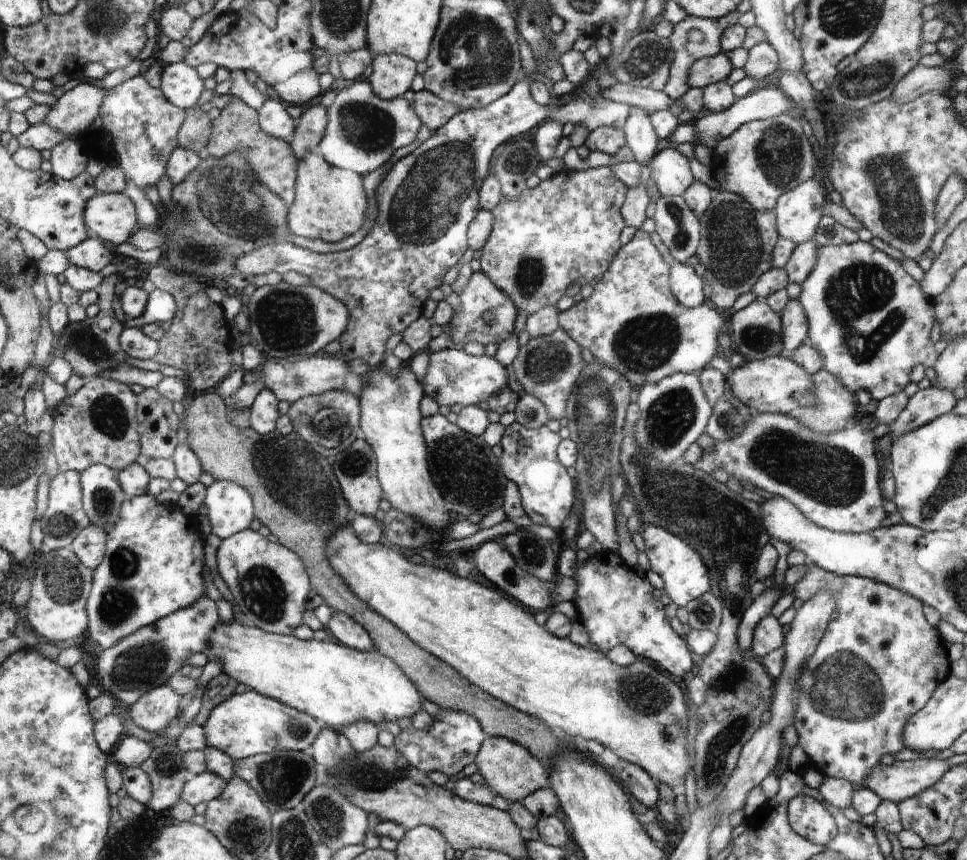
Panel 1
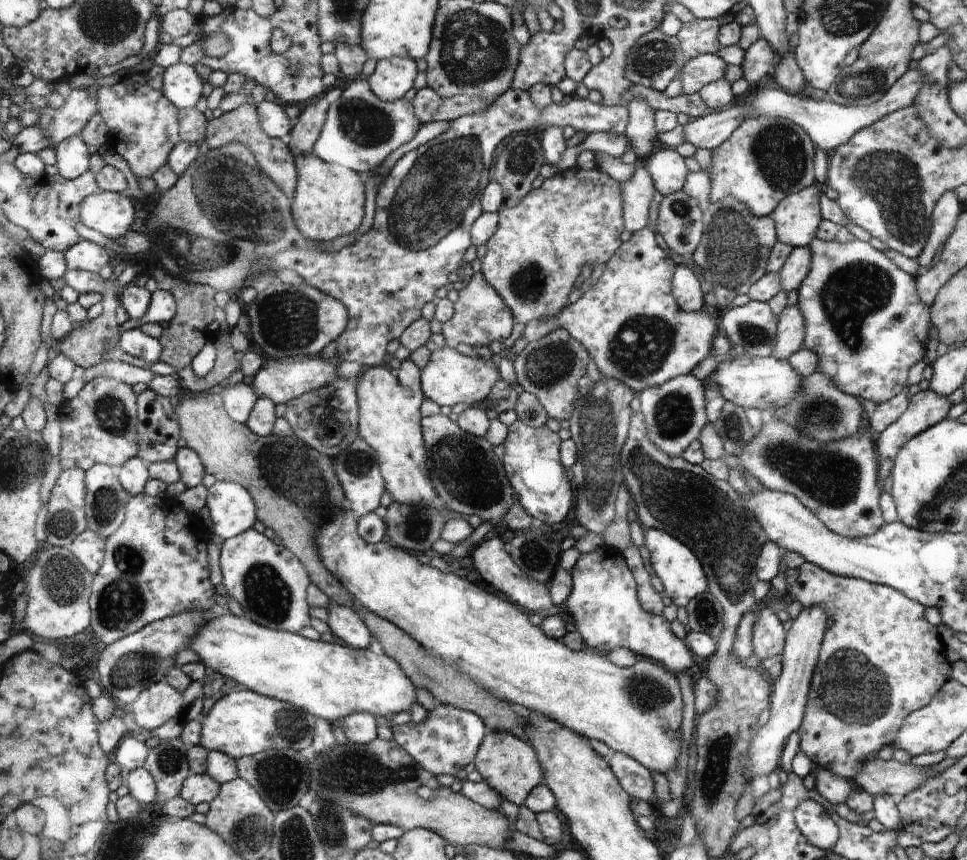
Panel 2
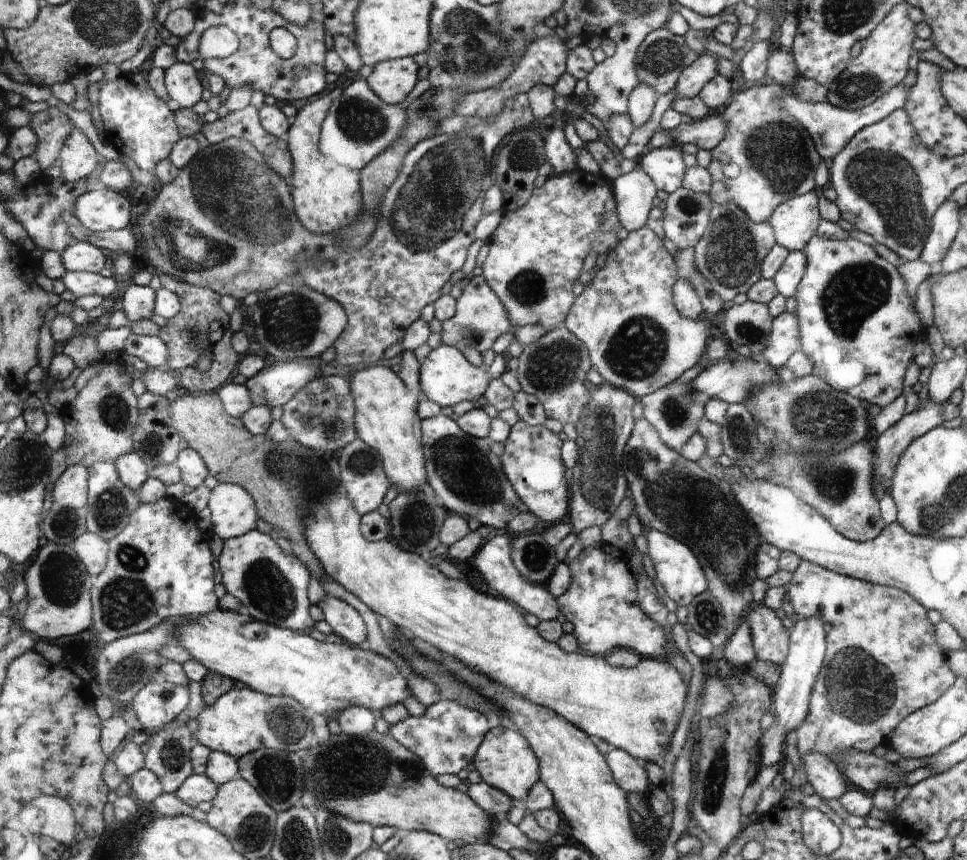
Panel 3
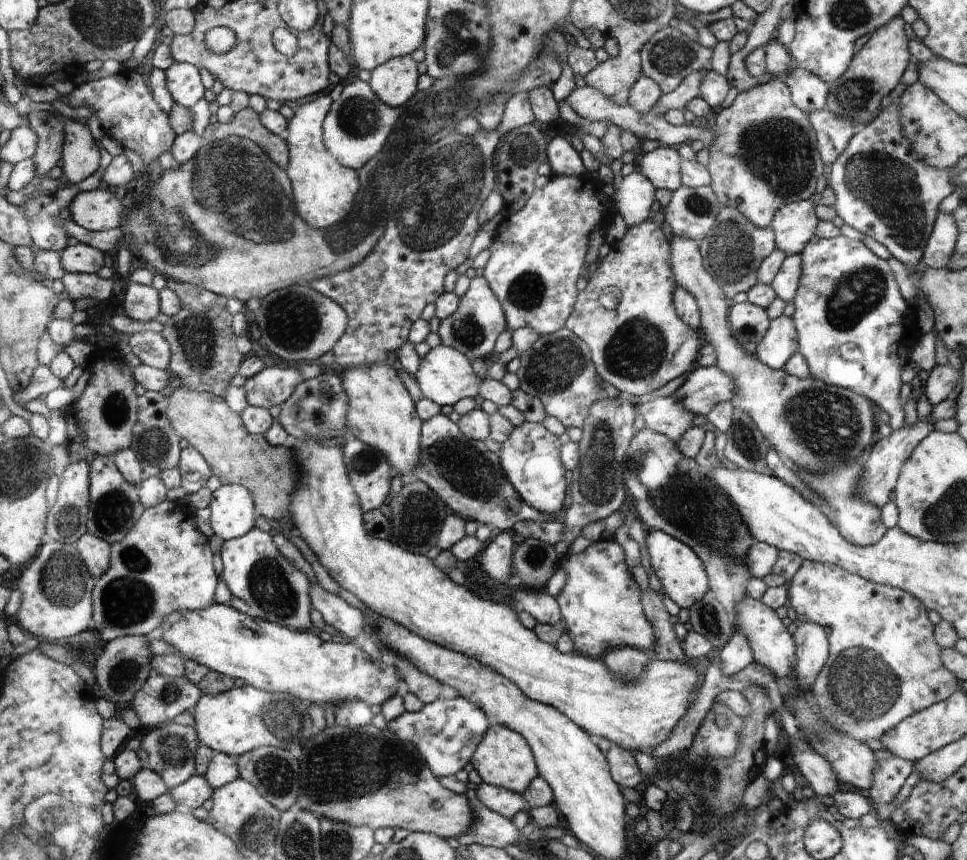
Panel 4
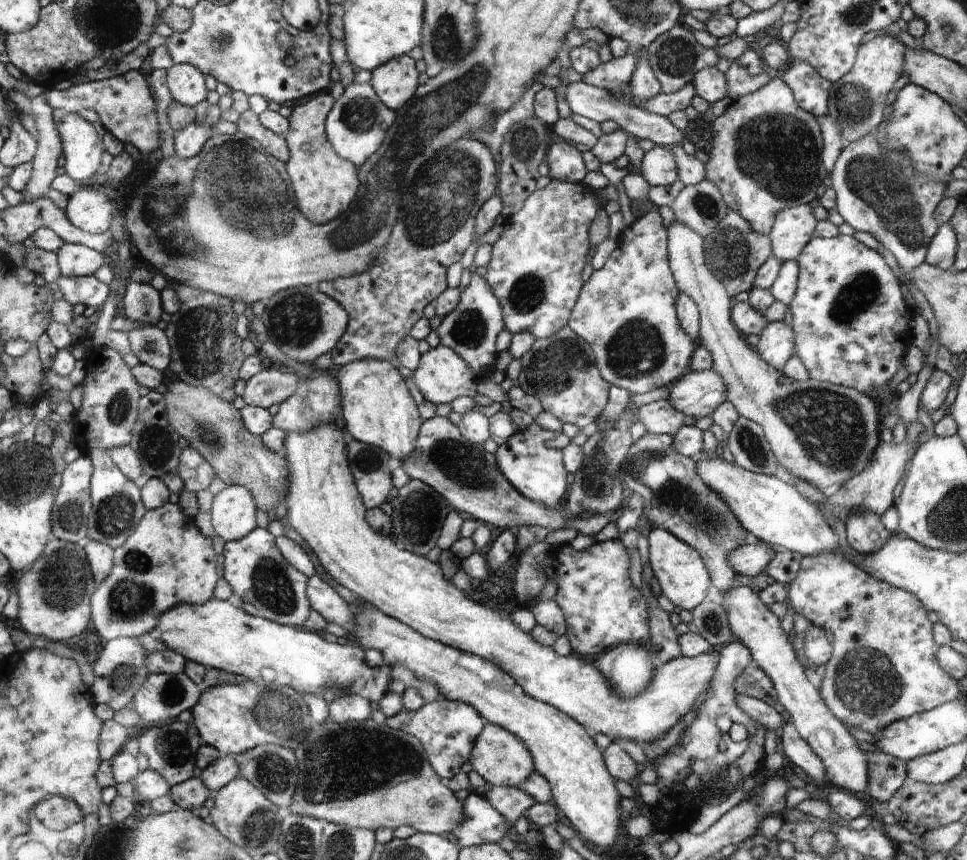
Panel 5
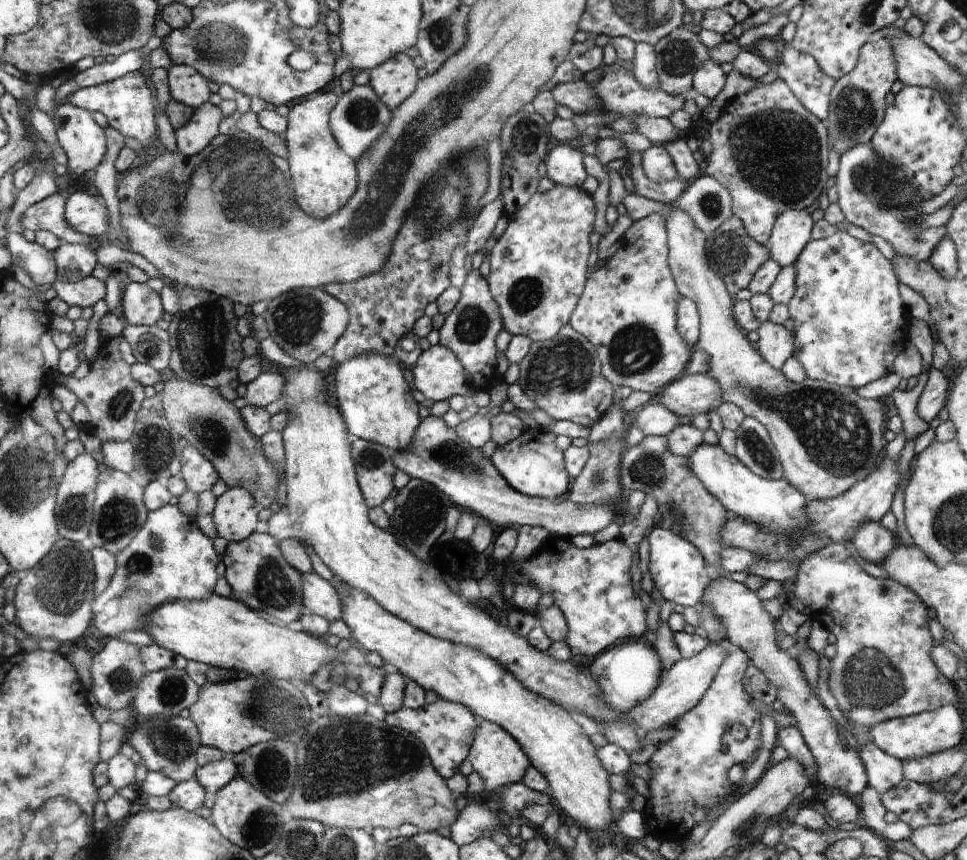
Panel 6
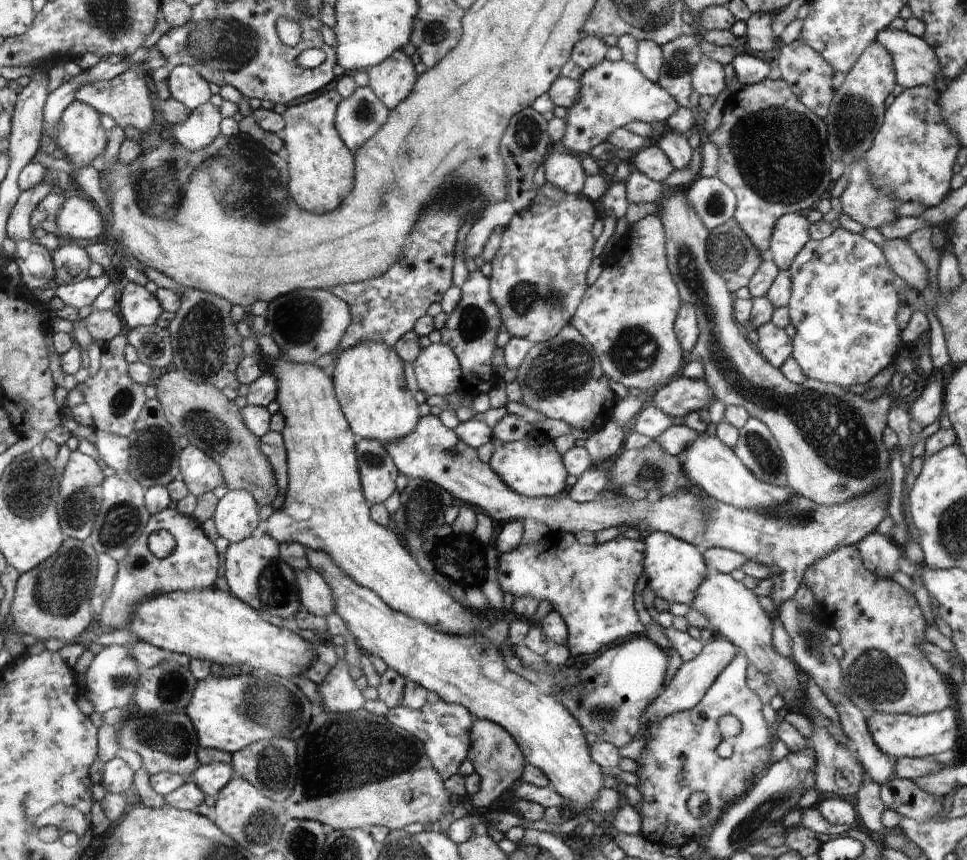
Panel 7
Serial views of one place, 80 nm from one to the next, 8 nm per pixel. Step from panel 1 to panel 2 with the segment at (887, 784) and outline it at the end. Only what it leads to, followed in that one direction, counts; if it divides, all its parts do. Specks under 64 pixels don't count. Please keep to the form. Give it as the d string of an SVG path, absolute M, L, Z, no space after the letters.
M872 759L864 763L862 770L852 778L856 787L875 796L904 796L926 782L928 768L899 763L895 760Z

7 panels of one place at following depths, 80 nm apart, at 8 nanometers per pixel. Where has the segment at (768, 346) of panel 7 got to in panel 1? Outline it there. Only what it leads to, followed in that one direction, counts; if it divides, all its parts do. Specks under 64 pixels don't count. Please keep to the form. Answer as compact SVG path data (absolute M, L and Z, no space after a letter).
M789 299L781 316L781 345L785 355L791 355L807 341L809 322L798 299Z

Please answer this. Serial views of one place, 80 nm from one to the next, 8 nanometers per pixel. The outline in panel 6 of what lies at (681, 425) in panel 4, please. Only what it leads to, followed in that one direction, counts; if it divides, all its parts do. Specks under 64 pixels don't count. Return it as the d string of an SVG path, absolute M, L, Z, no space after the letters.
M658 399L644 405L634 420L634 426L640 428L646 437L648 435L666 437L676 425L678 425L678 416Z

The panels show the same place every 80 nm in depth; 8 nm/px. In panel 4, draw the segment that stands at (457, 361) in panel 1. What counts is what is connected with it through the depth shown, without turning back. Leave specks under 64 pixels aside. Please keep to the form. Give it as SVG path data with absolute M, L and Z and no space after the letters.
M442 343L431 348L421 358L419 369L414 377L423 396L441 407L444 405L453 406L462 398L478 399L480 383L482 382L482 379L474 373L471 361L467 356L464 356L464 353Z

